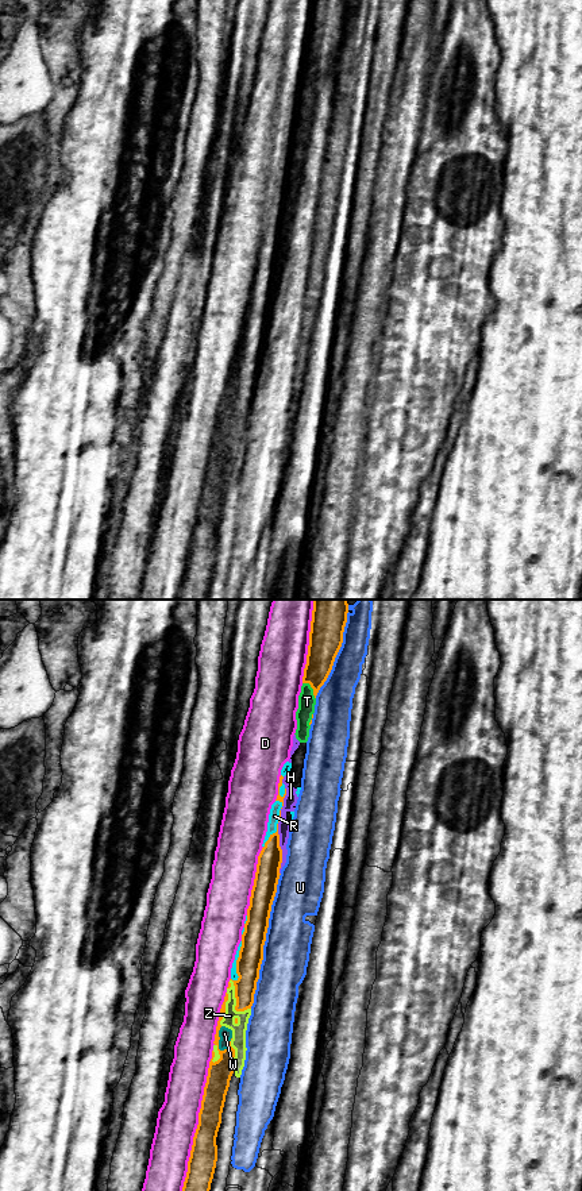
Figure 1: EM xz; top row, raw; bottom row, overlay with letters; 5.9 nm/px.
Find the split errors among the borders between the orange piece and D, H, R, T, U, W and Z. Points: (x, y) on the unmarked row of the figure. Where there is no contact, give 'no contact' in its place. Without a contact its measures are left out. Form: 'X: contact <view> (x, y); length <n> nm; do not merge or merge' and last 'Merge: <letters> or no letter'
D: contact xz (197, 521); length 950 nm; do not merge
H: contact xz (277, 226); length 500 nm; do not merge
R: contact xz (277, 219); length 300 nm; do not merge
T: contact xz (312, 83); length 130 nm; do not merge
U: contact xz (265, 335); length 800 nm; do not merge
W: contact xz (219, 434); length 150 nm; do not merge
Z: contact xz (236, 397); length 220 nm; do not merge
Merge: no letter

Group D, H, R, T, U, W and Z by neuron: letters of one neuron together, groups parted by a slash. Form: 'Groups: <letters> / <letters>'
Groups: D / H R T W Z / U

